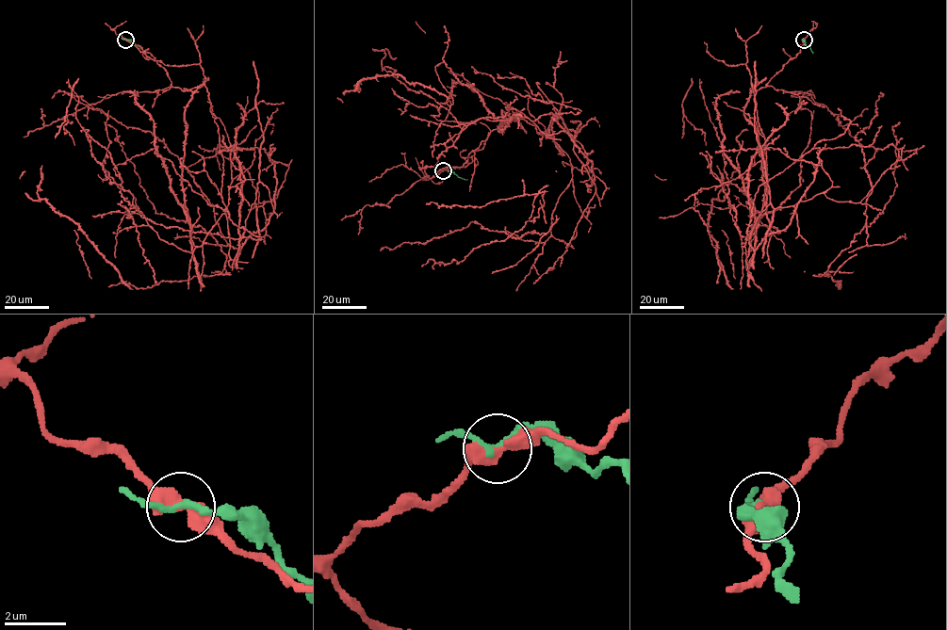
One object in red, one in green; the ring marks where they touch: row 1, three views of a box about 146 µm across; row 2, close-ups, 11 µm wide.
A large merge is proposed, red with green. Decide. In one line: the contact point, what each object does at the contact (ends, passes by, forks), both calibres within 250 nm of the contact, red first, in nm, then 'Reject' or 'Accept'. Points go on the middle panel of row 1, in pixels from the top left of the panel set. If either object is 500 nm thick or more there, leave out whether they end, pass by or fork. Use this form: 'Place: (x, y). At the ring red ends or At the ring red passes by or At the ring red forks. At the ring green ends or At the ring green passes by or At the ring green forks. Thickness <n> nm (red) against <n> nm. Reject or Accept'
Place: (443, 170). Thickness 500 nm (red) against 200 nm. Reject

